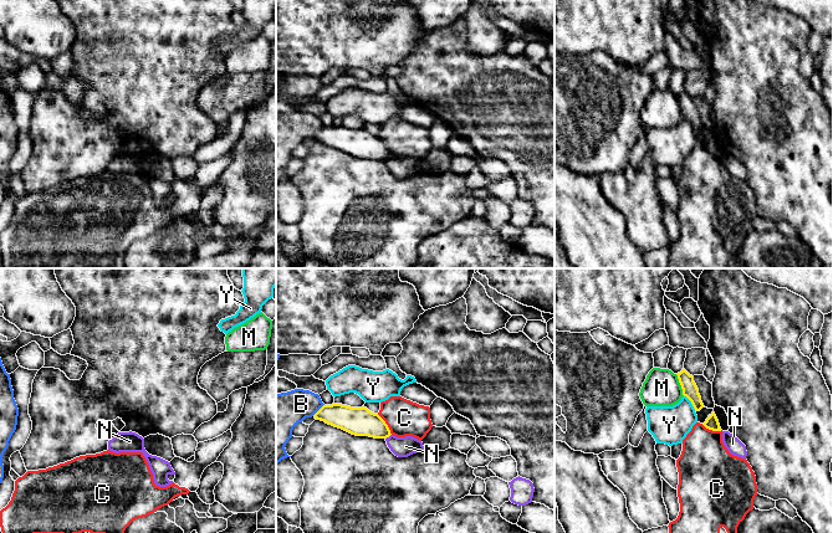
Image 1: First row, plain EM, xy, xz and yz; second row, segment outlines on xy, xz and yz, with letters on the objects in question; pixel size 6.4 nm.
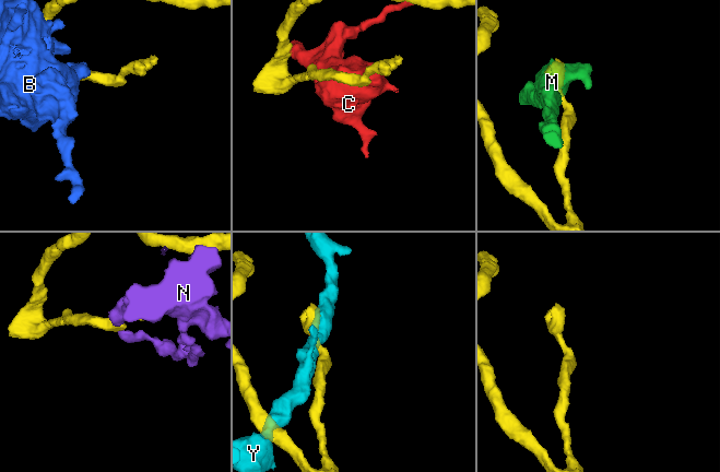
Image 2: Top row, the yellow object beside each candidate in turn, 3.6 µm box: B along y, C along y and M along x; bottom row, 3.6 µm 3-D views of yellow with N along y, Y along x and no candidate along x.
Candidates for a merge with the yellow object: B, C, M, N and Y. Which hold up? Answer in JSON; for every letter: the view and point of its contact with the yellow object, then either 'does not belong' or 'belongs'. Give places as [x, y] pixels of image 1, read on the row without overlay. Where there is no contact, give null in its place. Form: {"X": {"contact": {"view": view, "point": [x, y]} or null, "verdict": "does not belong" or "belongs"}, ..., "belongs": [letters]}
{"B": {"contact": {"view": "xz", "point": [318, 132]}, "verdict": "does not belong"}, "C": {"contact": {"view": "xz", "point": [386, 145]}, "verdict": "does not belong"}, "M": {"contact": {"view": "yz", "point": [680, 106]}, "verdict": "does not belong"}, "N": {"contact": {"view": "xz", "point": [388, 158]}, "verdict": "does not belong"}, "Y": {"contact": {"view": "yz", "point": [691, 124]}, "verdict": "does not belong"}, "belongs": []}

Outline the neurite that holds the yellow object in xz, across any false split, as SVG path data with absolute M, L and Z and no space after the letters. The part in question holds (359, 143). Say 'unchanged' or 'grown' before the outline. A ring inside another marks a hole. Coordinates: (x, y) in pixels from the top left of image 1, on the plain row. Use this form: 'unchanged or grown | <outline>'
unchanged | M342 125L323 127L313 138L356 158L387 160L392 157L385 143L378 135L369 133L364 128L351 129Z

